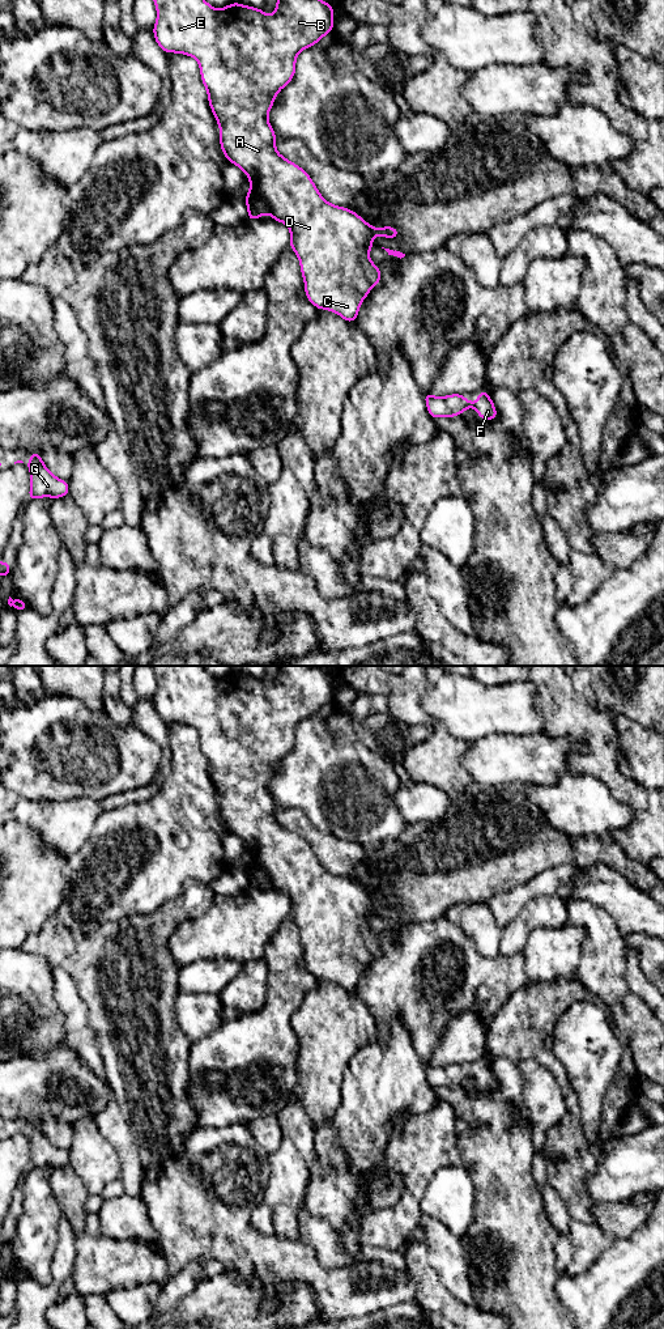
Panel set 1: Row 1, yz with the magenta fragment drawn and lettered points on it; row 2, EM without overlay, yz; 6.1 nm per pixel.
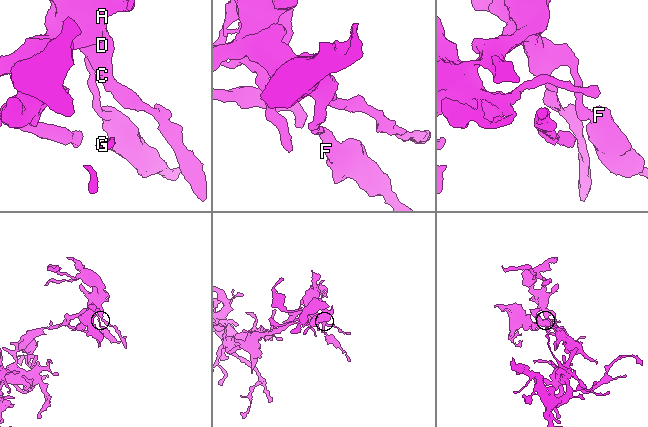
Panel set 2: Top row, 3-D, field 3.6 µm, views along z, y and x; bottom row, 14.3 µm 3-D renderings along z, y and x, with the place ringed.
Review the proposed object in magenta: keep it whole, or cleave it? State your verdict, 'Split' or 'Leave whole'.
Leave whole

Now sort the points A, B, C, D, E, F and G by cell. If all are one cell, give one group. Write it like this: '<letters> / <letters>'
A B C D E F G

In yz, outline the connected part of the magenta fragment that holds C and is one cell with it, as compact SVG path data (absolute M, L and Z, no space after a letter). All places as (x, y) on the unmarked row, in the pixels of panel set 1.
M152 666L157 679L153 704L157 714L166 722L192 726L200 735L201 751L208 763L208 772L220 795L220 815L227 831L241 837L250 849L250 861L244 866L248 878L247 891L269 883L273 891L284 892L290 899L290 918L301 933L307 969L319 980L333 981L348 993L353 993L362 971L371 958L382 950L382 942L367 922L376 917L371 913L375 905L397 908L400 901L393 896L374 897L359 884L345 876L328 872L318 861L311 846L297 833L276 820L276 807L268 790L268 782L277 763L295 744L295 730L301 721L318 713L333 701L335 678L315 666L278 666L274 683L267 685L263 679L231 672L216 679L201 666Z

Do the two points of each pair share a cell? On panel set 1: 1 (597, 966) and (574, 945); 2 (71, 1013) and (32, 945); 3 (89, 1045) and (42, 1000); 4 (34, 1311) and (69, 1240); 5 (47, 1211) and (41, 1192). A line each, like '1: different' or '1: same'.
1: different
2: different
3: different
4: same
5: same

